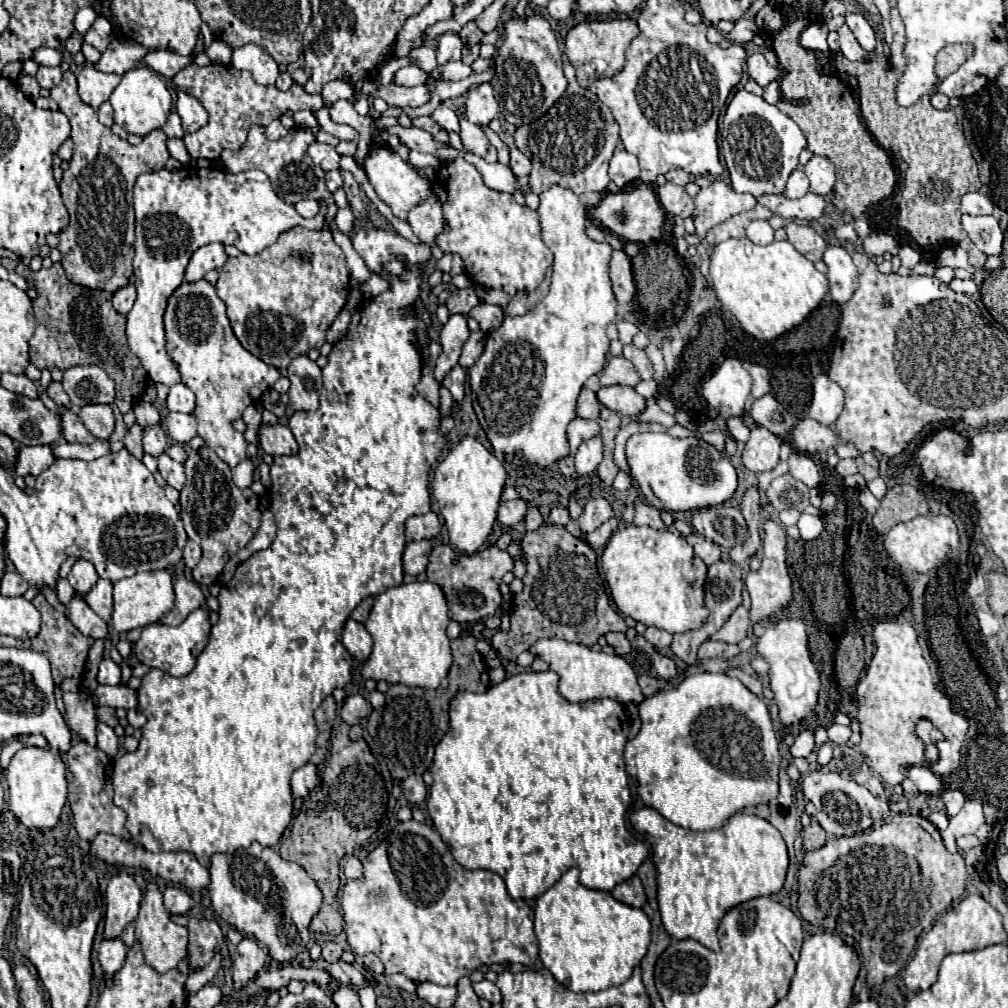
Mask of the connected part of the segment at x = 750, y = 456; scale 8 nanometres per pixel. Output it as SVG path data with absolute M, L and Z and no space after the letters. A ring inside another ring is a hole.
M761 426L753 428L751 436L745 444L745 450L743 450L745 468L751 472L773 470L777 466L781 442L783 440L777 438L775 434L771 434L767 428L761 428Z

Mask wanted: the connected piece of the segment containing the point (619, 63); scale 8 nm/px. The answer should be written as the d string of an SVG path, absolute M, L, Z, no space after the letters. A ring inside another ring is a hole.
M585 20L573 26L565 38L565 54L577 70L577 82L581 88L589 88L597 78L611 78L625 66L625 50L639 34L635 20Z

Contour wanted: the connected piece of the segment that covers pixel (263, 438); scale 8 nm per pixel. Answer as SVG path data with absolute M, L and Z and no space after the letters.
M259 424L259 444L271 456L297 454L297 442L283 424Z

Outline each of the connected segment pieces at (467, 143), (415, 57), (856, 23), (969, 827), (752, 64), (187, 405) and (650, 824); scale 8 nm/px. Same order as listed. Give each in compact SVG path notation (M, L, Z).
M461 120L461 132L459 132L459 136L461 136L463 146L469 152L473 152L477 156L485 156L487 154L489 140L487 140L481 124L471 124L469 120Z
M423 44L419 48L413 48L409 52L409 60L411 64L415 64L417 68L421 68L423 72L433 72L437 68L437 60L435 60L435 50L429 44Z
M847 14L847 26L855 34L855 38L863 50L871 52L875 48L875 32L861 14Z
M967 800L965 806L961 808L961 812L949 820L947 830L940 832L947 850L951 853L956 853L958 849L956 844L957 838L965 836L965 834L975 834L981 824L983 824L981 802Z
M753 54L753 56L749 56L747 58L747 70L749 70L749 76L761 86L761 88L765 88L769 82L773 82L773 80L779 80L779 78L783 78L783 68L781 66L771 66L765 58L763 58L763 54Z
M175 384L175 386L169 388L167 408L169 408L169 412L191 414L195 410L195 394L185 384Z
M641 808L629 820L653 848L661 920L677 940L693 938L717 952L717 924L729 908L783 888L789 866L785 842L773 824L755 814L733 814L721 828L707 832L675 826L655 808Z

